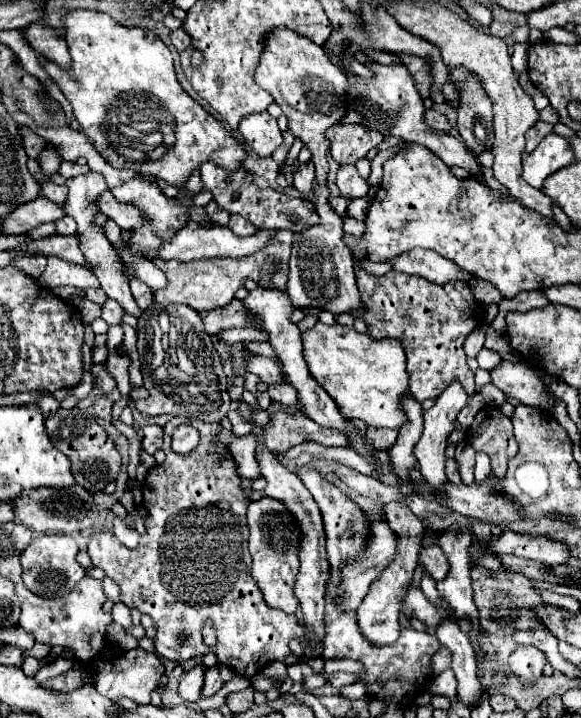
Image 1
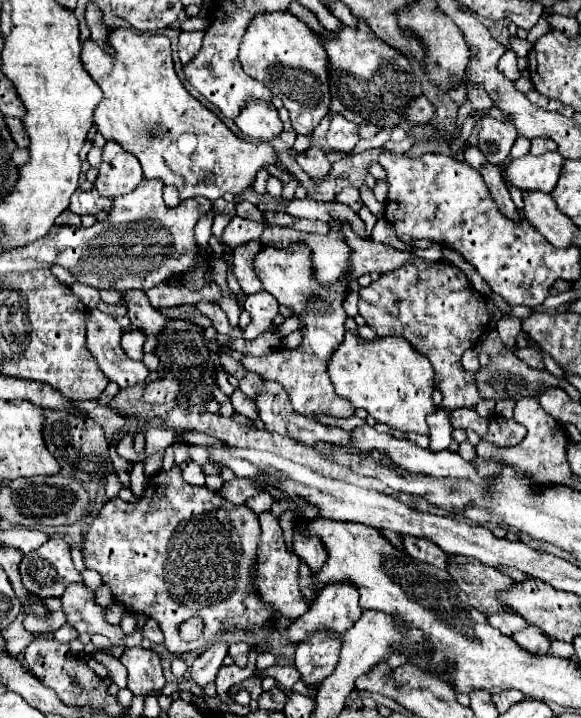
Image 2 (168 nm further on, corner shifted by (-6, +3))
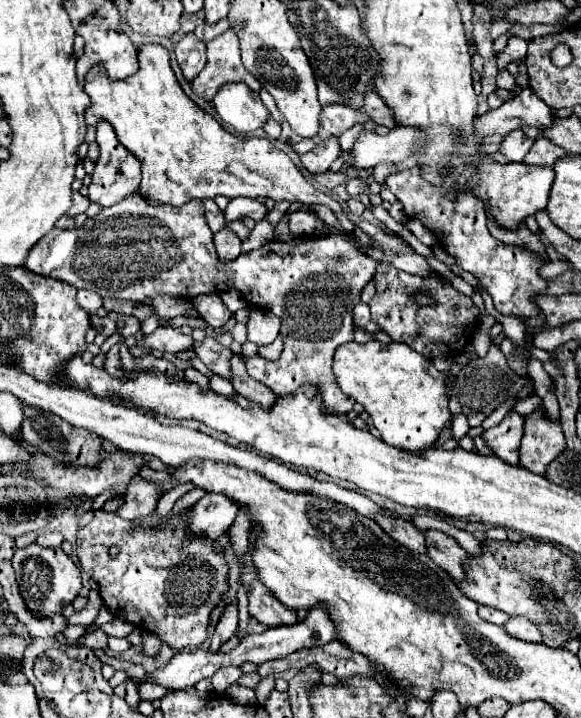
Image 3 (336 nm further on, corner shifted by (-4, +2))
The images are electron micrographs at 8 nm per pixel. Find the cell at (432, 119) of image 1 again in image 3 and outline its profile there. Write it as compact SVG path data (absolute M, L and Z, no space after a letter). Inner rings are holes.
M365 91L363 95L365 99L365 105L363 105L363 113L369 115L369 119L377 125L385 125L389 129L393 129L393 117L391 117L391 111L389 107L385 105L385 101L375 93L375 91Z

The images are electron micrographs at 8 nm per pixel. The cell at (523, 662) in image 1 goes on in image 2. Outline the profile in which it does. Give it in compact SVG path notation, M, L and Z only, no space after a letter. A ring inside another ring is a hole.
M529 626L521 632L515 632L511 636L523 650L535 654L535 656L541 656L541 654L547 654L549 652L549 638L537 628L537 626Z

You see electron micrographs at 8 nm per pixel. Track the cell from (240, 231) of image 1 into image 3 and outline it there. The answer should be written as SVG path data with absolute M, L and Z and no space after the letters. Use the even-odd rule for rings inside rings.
M221 229L219 233L215 233L215 249L217 249L217 257L219 261L231 261L231 255L239 255L241 253L241 239L237 235L233 235L229 229Z

